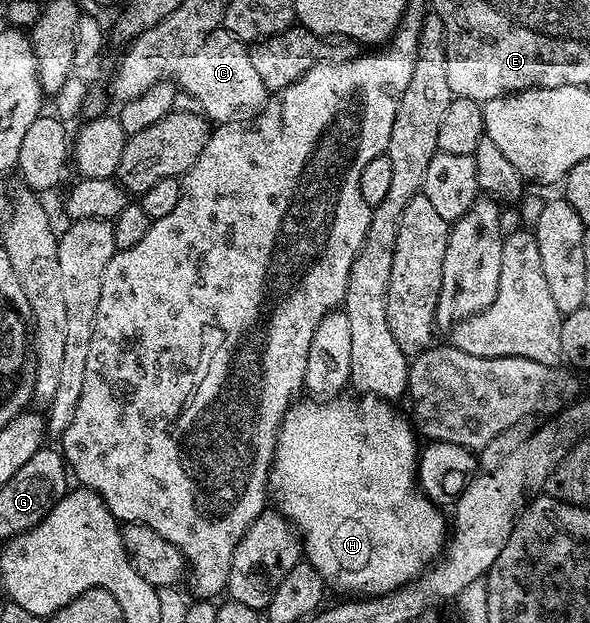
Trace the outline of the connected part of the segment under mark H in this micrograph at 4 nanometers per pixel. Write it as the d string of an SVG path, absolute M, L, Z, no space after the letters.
M305 397L302 403L290 402L277 431L277 444L273 450L273 461L269 469L269 491L275 502L276 510L299 532L304 558L319 573L326 588L346 591L349 597L376 597L389 595L392 591L400 591L409 586L444 552L447 542L447 519L442 508L432 503L417 482L417 457L419 454L418 432L412 422L396 411L392 402L376 397L345 399L338 397L324 401L314 401Z

